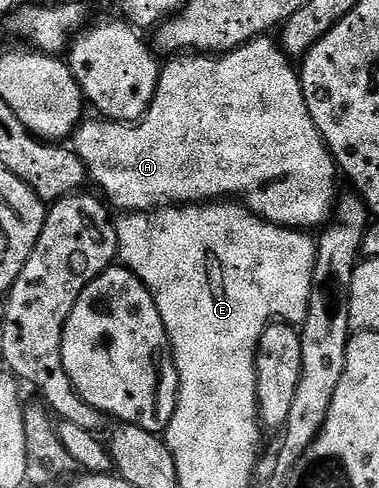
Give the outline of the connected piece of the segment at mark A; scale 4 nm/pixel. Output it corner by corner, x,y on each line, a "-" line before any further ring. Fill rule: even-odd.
266,35
255,37
253,41
241,45
239,49
234,49
230,53
171,56
167,60
170,62
167,65
165,62
161,66
156,95
142,120
137,123
123,123
109,119
83,120
72,134
72,148
79,159
86,164
89,180
95,181
102,188
101,196
115,210
118,208
118,211
127,213
145,213
151,209
169,209
171,205
193,205
195,203
210,203
215,199
237,199
257,217
271,221
274,225
283,225
285,229
314,231
314,228
317,230
331,220
336,209
336,196
340,191
338,190
340,170
335,165
330,148
324,143
316,123
312,123
312,115
308,115
308,103
304,103
304,91
299,70
295,66
294,69
290,66
293,65
291,58
286,56
281,44
277,40
269,41
270,39

